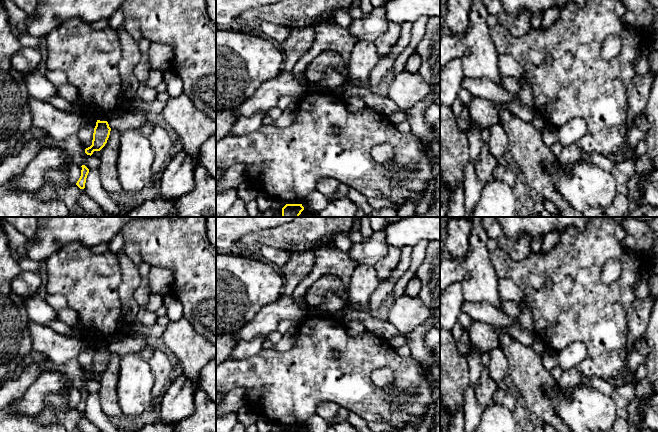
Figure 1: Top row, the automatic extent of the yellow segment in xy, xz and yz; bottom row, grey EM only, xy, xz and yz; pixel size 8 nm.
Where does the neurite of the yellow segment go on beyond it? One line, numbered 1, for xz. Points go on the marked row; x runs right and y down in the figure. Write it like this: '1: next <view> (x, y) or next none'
1: next none

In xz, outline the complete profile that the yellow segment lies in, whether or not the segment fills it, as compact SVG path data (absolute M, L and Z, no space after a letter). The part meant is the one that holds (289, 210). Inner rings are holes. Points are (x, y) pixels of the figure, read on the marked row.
M286 204L282 208L282 217L299 217L303 210L302 204Z

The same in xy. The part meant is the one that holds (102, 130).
M97 120L93 133L92 145L85 149L85 153L91 156L94 151L100 151L107 143L110 131L111 128L107 121Z

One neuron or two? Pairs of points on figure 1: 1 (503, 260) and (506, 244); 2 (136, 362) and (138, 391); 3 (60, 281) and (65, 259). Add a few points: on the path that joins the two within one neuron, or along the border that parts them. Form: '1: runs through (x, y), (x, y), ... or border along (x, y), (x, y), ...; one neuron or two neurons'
1: border along (498, 246), (513, 259), (522, 260), (528, 256); two neurons
2: runs through (136, 369), (136, 384); one neuron
3: runs through (64, 276), (65, 264); one neuron

